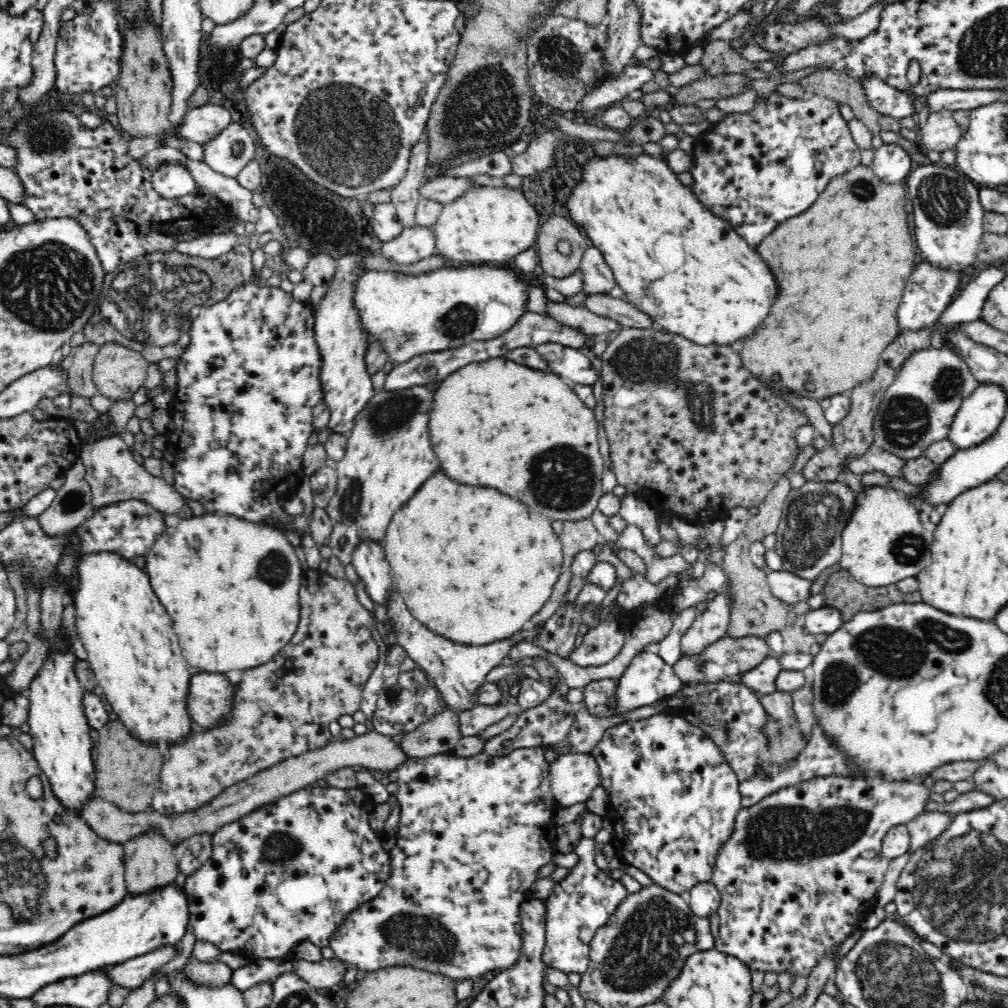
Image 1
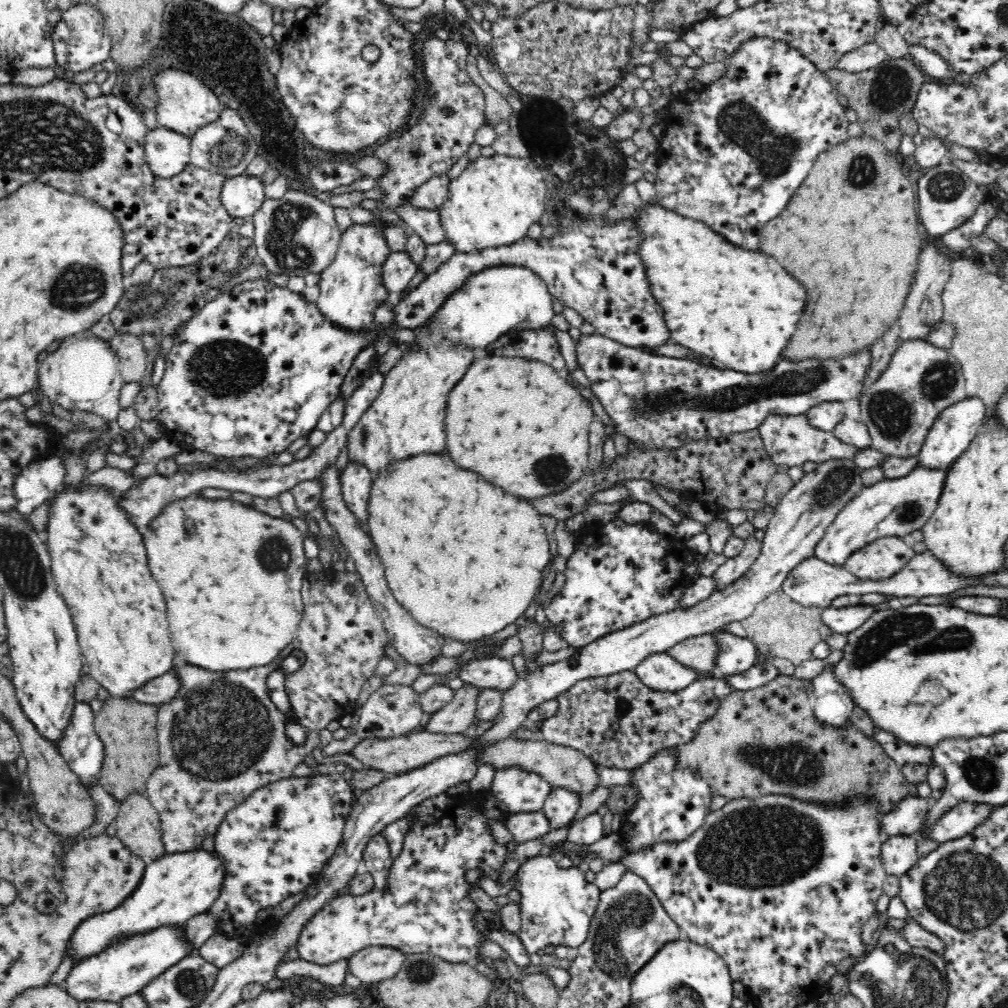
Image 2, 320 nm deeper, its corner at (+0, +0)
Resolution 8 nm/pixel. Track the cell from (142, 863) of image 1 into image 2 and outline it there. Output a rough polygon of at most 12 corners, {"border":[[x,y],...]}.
{"border":[[134,790],[120,801],[117,837],[149,864],[164,856],[159,814]]}

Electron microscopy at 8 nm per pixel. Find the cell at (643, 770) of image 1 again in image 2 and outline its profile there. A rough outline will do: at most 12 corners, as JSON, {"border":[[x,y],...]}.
{"border":[[662,749],[632,770],[629,852],[680,842],[710,814],[709,785]]}

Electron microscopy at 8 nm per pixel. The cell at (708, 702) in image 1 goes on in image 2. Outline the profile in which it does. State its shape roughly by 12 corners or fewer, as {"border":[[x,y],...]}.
{"border":[[632,670],[558,694],[540,738],[632,771],[688,742],[732,692]]}

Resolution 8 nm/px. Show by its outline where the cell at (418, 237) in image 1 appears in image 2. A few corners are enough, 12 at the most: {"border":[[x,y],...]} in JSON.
{"border":[[391,252],[382,267],[387,294],[404,293],[418,266]]}

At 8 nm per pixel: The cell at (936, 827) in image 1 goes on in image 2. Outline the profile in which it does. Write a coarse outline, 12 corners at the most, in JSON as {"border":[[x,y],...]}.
{"border":[[958,804],[939,818],[930,840],[963,838],[992,816],[994,805]]}

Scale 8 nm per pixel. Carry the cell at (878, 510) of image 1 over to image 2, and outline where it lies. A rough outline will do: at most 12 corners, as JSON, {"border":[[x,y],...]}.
{"border":[[900,537],[854,552],[844,567],[862,580],[884,580],[914,559]]}

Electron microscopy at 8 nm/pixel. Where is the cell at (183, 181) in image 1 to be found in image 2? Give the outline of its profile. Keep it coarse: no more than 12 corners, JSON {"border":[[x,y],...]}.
{"border":[[148,130],[145,159],[160,178],[189,163],[190,138]]}

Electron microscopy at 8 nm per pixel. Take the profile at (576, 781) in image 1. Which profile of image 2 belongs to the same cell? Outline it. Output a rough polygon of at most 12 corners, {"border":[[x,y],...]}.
{"border":[[553,788],[541,808],[550,829],[575,820],[578,794]]}

